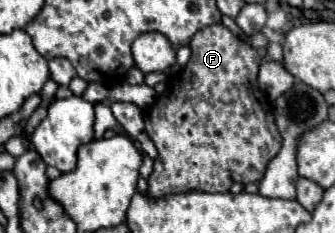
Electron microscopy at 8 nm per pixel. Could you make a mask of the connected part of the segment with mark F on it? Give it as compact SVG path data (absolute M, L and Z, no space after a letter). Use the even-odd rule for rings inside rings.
M213 24L199 30L191 46L189 68L181 68L177 74L169 76L167 88L157 96L155 104L145 112L145 132L157 148L157 158L153 160L153 172L147 178L149 198L163 198L167 194L185 192L229 192L231 184L241 182L261 182L267 164L281 150L283 138L275 126L273 106L257 86L259 72L259 52L241 38L233 36L223 24Z

